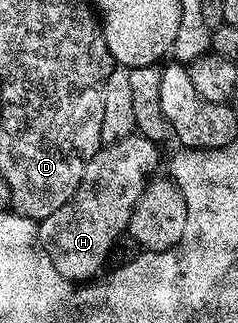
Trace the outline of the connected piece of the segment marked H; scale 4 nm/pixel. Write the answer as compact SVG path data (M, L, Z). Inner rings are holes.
M137 133L115 143L105 144L94 154L92 161L88 161L76 193L72 193L72 197L68 197L68 201L64 201L64 205L60 205L56 213L44 217L38 223L38 242L48 253L48 257L52 257L52 265L56 265L56 269L66 280L88 279L108 263L110 250L129 228L134 206L142 196L148 180L155 174L154 166L158 163L158 151L159 144Z

